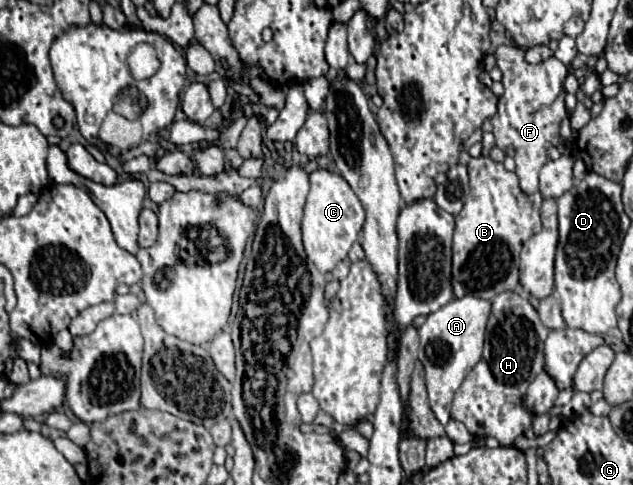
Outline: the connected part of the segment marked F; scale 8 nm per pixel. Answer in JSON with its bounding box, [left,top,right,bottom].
[493,45,567,195]

